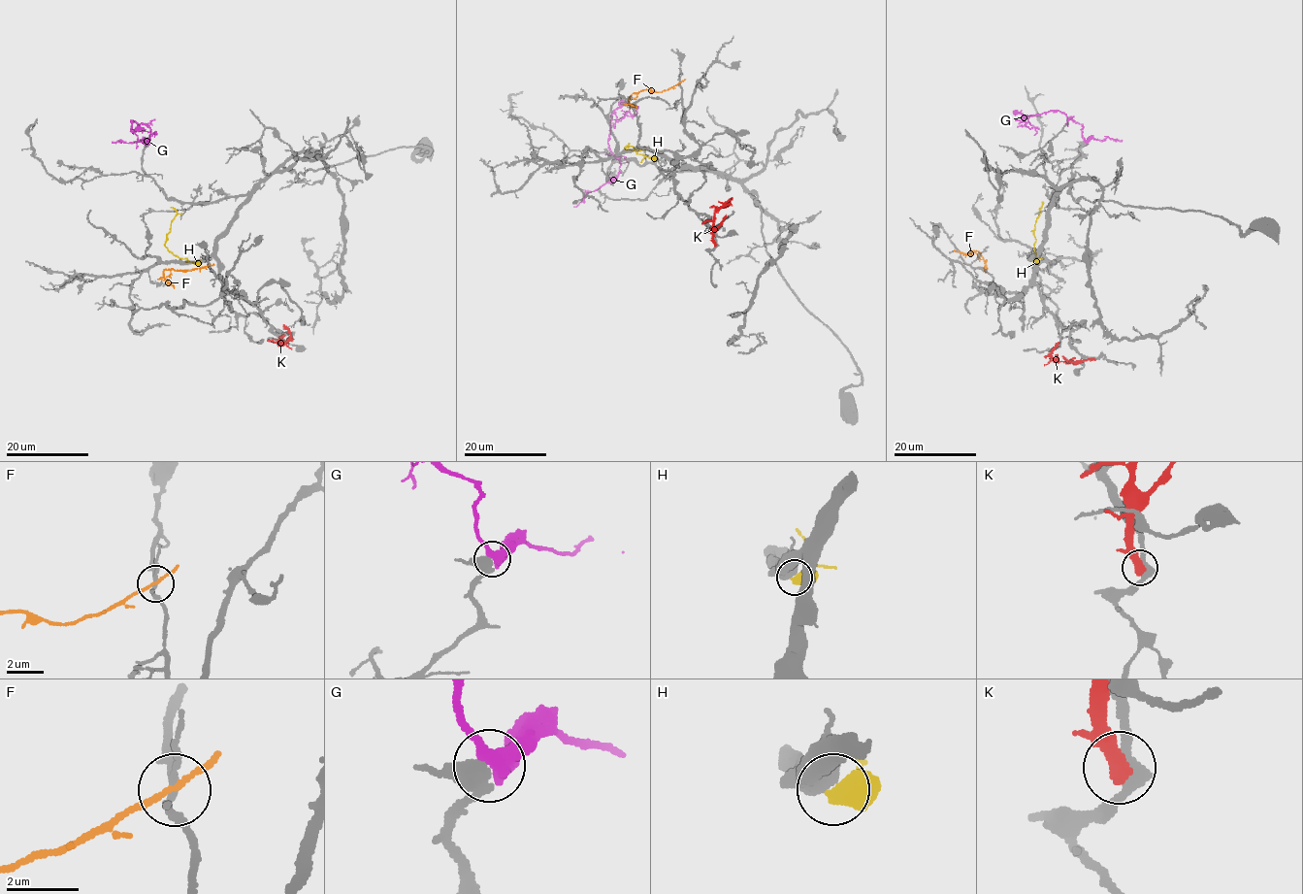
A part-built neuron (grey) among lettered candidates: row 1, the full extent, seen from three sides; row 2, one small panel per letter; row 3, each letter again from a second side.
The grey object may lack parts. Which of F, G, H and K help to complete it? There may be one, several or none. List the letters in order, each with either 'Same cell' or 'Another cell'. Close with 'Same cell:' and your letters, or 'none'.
F: Another cell
G: Same cell
H: Another cell
K: Another cell
Same cell: G

